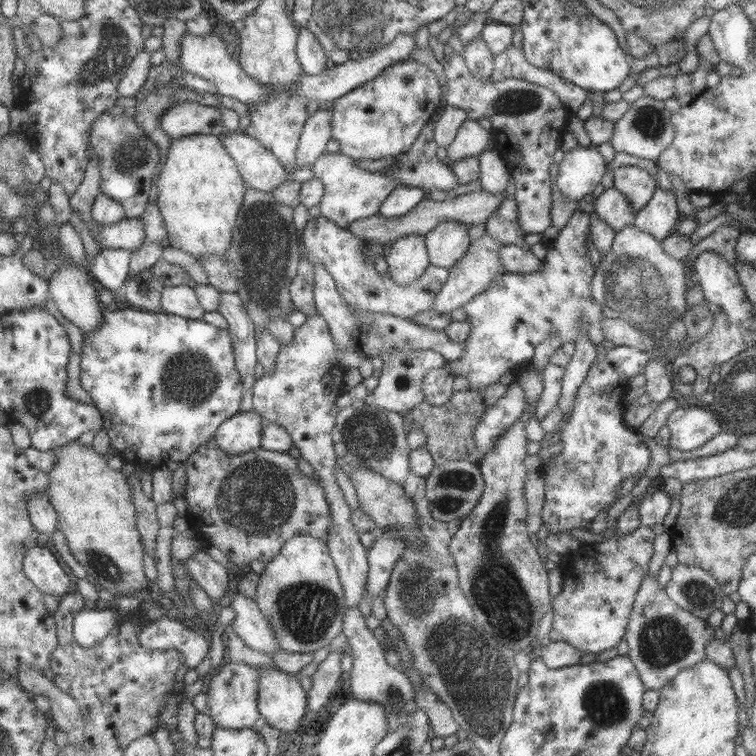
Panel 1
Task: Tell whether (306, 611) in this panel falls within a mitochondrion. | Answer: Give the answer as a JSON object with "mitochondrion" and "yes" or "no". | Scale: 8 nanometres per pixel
{"mitochondrion":"yes"}

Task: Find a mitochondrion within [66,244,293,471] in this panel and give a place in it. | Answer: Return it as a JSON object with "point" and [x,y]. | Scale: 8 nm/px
{"point":[188,381]}

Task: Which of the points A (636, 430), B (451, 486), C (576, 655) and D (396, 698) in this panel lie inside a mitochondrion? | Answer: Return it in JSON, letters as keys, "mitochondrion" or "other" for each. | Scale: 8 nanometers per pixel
{"A":"other","B":"mitochondrion","C":"other","D":"mitochondrion"}

